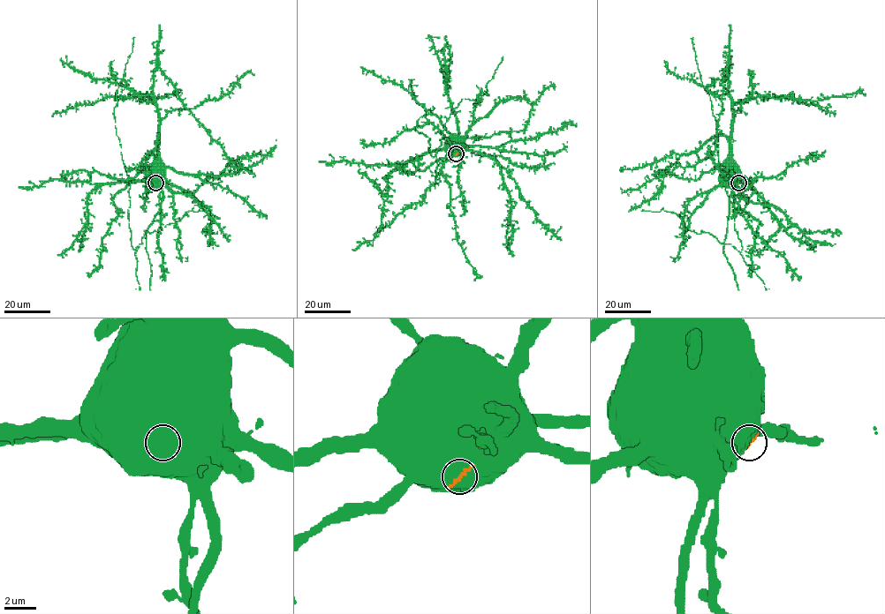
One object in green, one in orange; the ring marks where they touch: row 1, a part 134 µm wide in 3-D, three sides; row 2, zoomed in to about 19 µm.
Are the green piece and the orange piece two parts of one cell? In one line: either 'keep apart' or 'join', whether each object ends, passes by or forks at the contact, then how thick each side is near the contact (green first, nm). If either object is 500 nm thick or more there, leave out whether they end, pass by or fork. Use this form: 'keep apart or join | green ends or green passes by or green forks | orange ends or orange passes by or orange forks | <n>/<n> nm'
join | 700/280 nm

